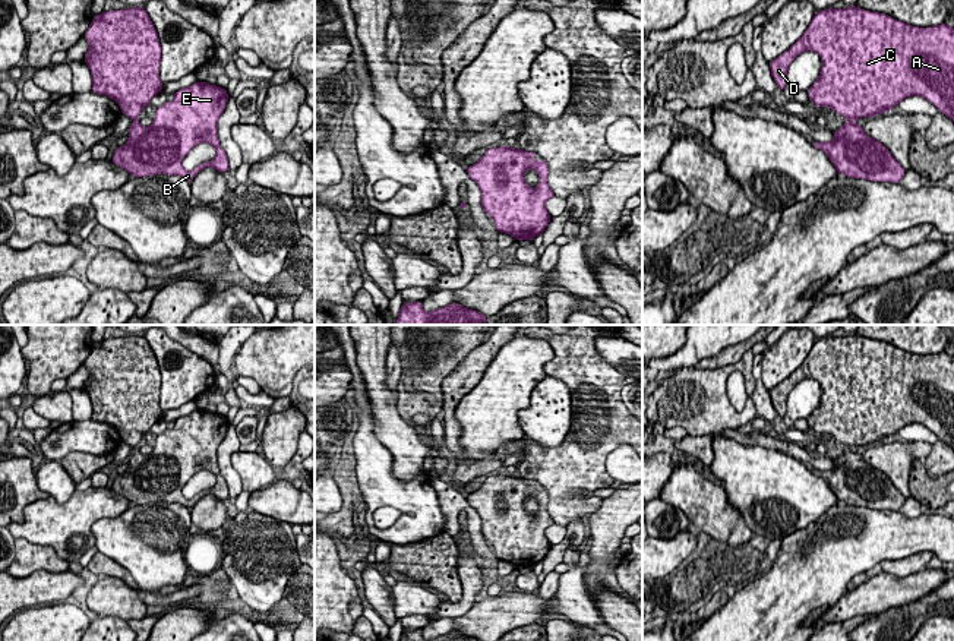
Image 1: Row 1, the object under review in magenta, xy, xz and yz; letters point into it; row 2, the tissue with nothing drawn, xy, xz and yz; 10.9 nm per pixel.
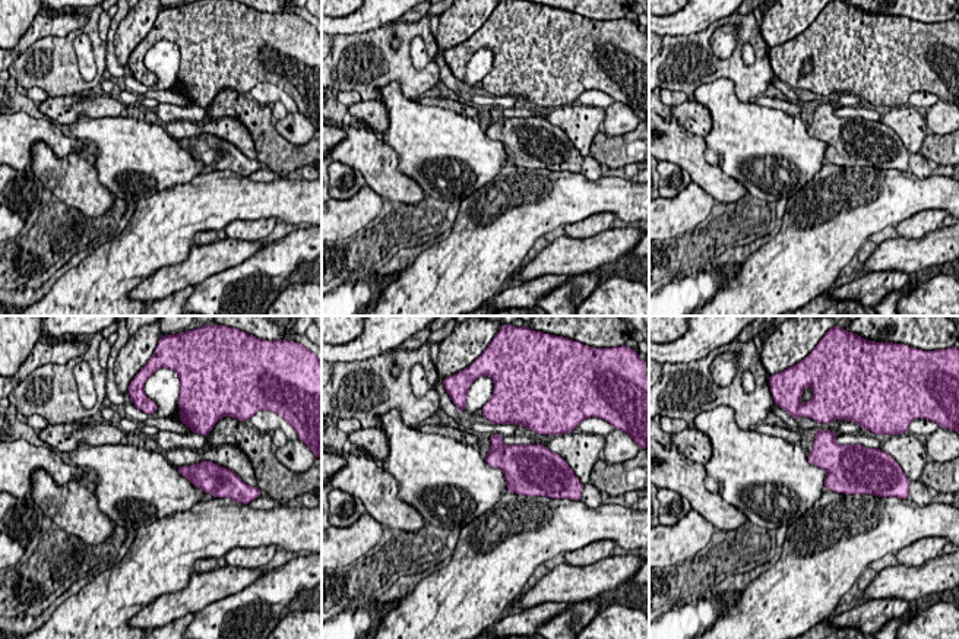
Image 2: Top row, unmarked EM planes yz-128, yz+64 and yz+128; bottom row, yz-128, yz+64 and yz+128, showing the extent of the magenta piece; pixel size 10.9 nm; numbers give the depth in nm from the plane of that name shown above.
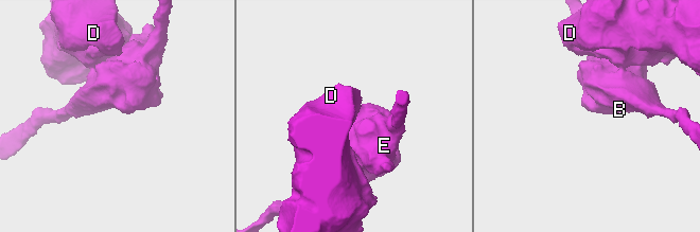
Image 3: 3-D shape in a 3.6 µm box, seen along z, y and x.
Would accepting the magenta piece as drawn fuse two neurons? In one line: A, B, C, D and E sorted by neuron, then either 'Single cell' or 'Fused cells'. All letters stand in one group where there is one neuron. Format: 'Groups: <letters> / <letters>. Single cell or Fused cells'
Groups: A C D / B E. Fused cells

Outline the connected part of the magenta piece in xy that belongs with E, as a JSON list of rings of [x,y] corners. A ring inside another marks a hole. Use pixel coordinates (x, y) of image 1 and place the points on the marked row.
[[[206,82],[179,89],[171,102],[154,110],[149,127],[138,120],[130,126],[129,139],[117,146],[113,162],[136,177],[181,176],[189,183],[205,167],[228,171],[228,158],[218,139],[218,119],[228,97],[225,89]],[[202,142],[217,149],[215,158],[186,171],[183,158]]]

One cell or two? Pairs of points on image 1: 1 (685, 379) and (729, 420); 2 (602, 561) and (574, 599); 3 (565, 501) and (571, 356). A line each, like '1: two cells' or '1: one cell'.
1: one cell
2: two cells
3: one cell

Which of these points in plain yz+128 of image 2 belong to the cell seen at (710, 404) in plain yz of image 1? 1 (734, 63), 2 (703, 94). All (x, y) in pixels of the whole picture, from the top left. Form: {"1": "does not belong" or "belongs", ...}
{"1": "belongs", "2": "does not belong"}

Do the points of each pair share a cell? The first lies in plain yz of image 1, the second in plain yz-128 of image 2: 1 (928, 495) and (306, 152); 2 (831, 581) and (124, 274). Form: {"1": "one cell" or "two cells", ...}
{"1": "one cell", "2": "one cell"}

